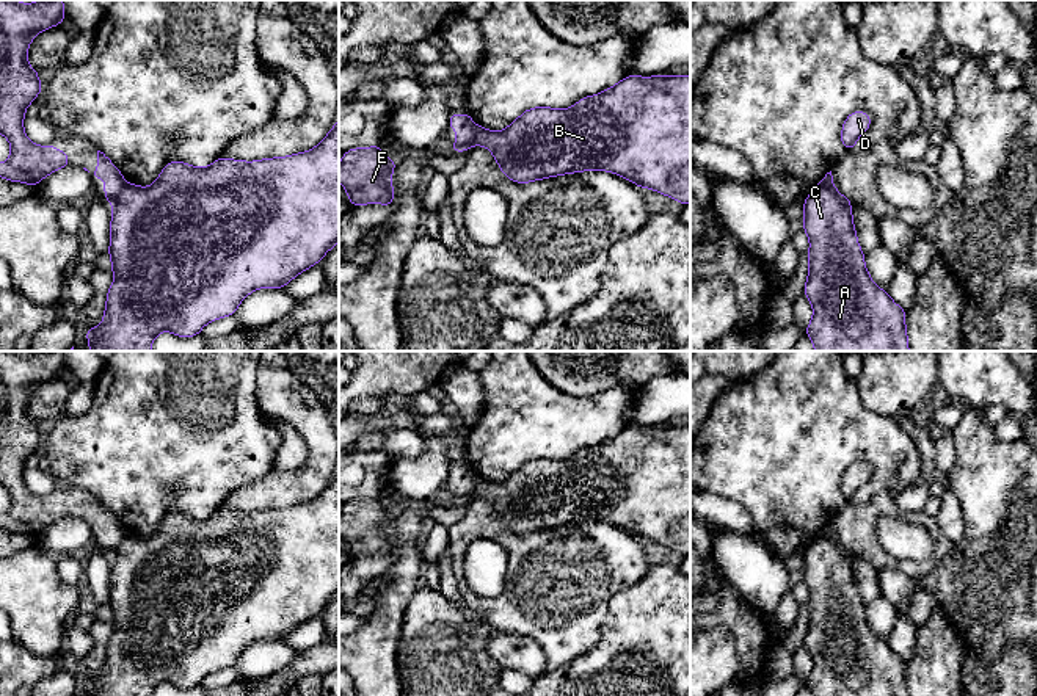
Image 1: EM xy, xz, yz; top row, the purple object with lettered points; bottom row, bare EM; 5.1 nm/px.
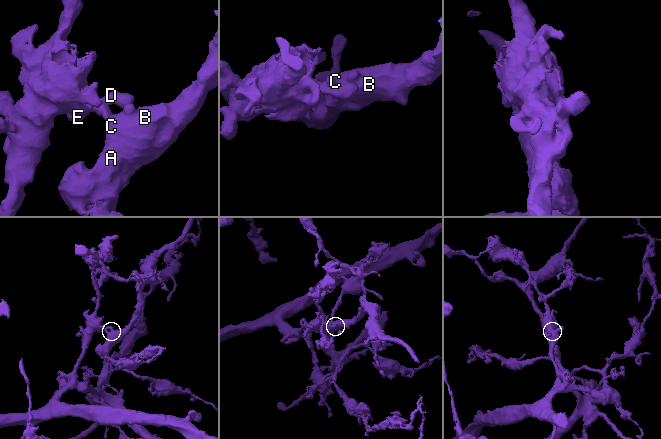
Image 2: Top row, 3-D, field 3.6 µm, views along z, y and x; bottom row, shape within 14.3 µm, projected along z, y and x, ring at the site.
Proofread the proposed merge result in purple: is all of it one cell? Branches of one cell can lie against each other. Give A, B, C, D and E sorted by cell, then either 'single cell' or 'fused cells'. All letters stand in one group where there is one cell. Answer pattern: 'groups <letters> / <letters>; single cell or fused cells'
groups A B C / D E; fused cells

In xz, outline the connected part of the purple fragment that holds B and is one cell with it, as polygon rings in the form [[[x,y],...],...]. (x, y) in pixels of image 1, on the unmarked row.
[[[628,426],[571,459],[529,459],[499,483],[475,477],[474,497],[489,500],[504,527],[516,535],[598,520],[689,556],[690,426]]]

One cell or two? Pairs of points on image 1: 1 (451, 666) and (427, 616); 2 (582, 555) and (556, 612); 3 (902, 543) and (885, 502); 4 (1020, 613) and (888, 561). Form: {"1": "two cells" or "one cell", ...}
{"1": "one cell", "2": "one cell", "3": "two cells", "4": "two cells"}

